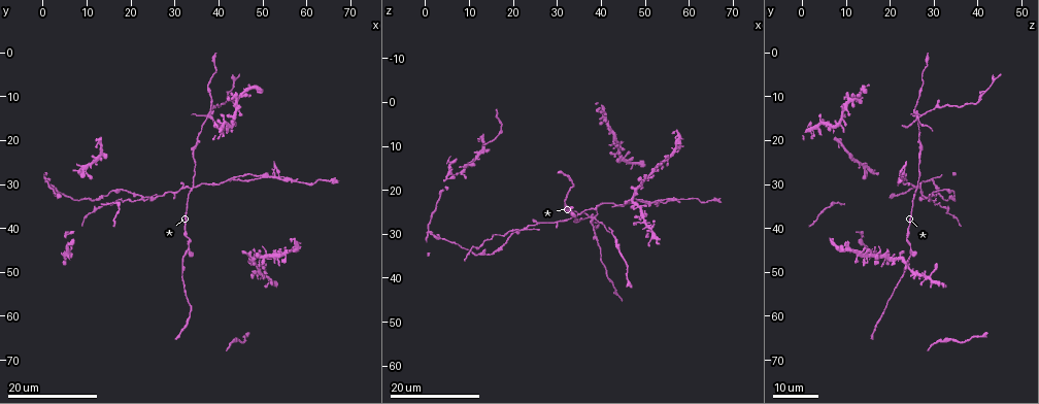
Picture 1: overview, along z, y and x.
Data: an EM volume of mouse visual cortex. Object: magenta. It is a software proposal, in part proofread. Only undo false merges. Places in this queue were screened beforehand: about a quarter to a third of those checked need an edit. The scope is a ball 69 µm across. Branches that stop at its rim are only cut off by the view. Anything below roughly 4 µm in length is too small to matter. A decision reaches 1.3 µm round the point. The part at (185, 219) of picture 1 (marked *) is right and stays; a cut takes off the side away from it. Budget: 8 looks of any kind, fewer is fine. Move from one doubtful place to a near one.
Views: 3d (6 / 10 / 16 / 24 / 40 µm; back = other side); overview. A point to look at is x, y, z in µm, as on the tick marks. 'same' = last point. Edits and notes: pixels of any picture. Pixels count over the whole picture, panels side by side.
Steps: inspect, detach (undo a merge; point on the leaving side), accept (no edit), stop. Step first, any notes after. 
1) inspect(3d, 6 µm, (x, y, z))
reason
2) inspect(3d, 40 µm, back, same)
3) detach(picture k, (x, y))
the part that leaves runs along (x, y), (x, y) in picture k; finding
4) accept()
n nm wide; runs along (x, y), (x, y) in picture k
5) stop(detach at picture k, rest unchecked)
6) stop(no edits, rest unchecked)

inspect(3d, 16 µm, (9.5, 27.5, 14.0))
a fork

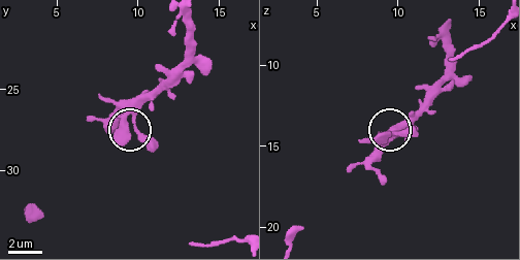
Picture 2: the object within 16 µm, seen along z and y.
inspect(3d, 6 µm, (9.8, 27.1, 14.3))

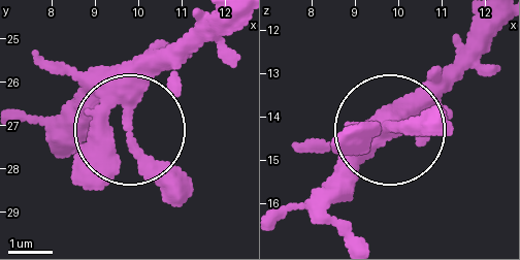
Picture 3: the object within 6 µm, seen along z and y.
accept()
3 arms; one cell here

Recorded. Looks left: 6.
inspect(3d, 24 µm, (38.0, 14.5, 26.0))
two arms at a narrow angle

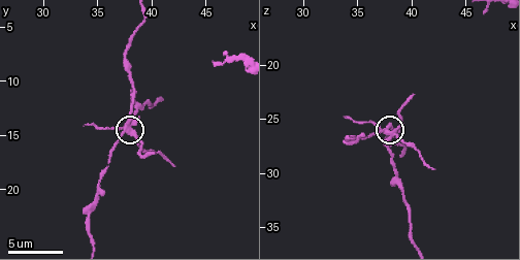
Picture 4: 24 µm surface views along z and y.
inspect(3d, 6 µm, (38.2, 14.0, 26.4))
closer look

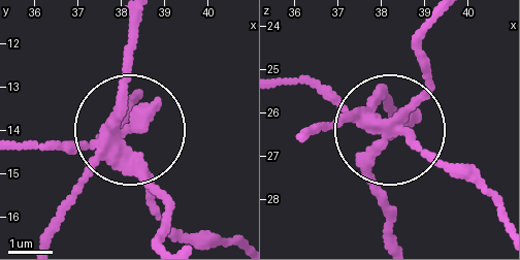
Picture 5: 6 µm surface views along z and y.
inspect(3d, 6 µm, back, same)
from behind

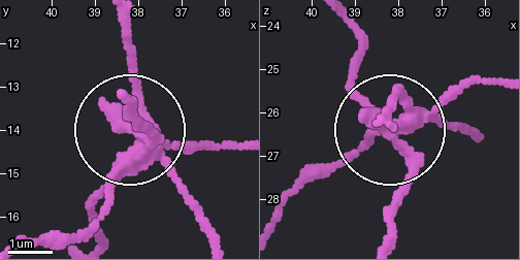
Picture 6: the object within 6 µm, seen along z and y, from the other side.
detach(picture 6, (112, 186))
the part that leaves runs along (414, 116), (414, 167), (392, 233) in picture 6; two cells meet here

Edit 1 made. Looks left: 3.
inspect(3d, 16 µm, (33.0, 45.0, 24.5))
branch point

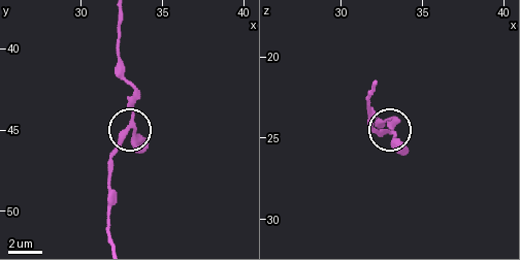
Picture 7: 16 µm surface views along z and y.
inspect(3d, 6 µm, (33.0, 45.0, 24.8))

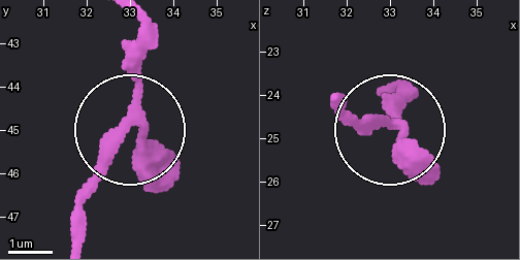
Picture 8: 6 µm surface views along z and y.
accept()
3 arms; runs along (138, 27), (131, 116), (75, 237) in picture 8; one cell here

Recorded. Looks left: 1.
stop(detach at picture 6, rest unchecked)

